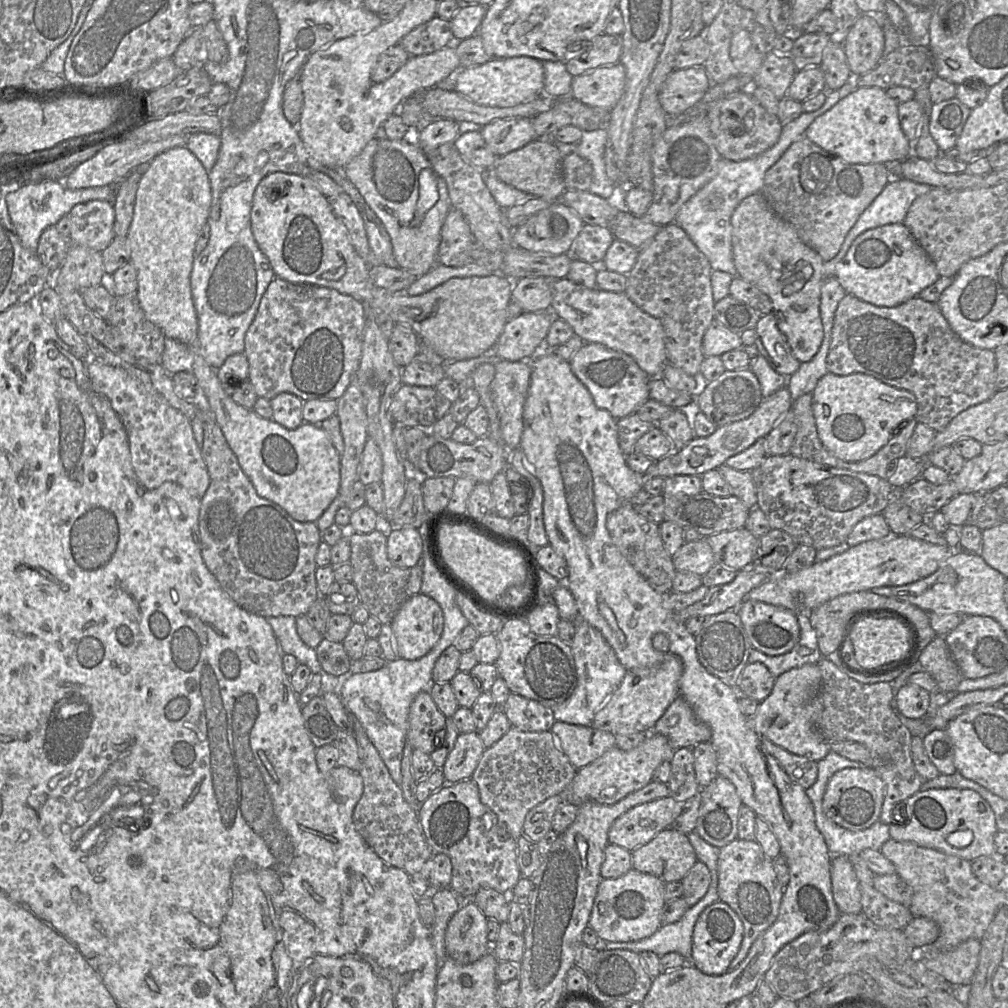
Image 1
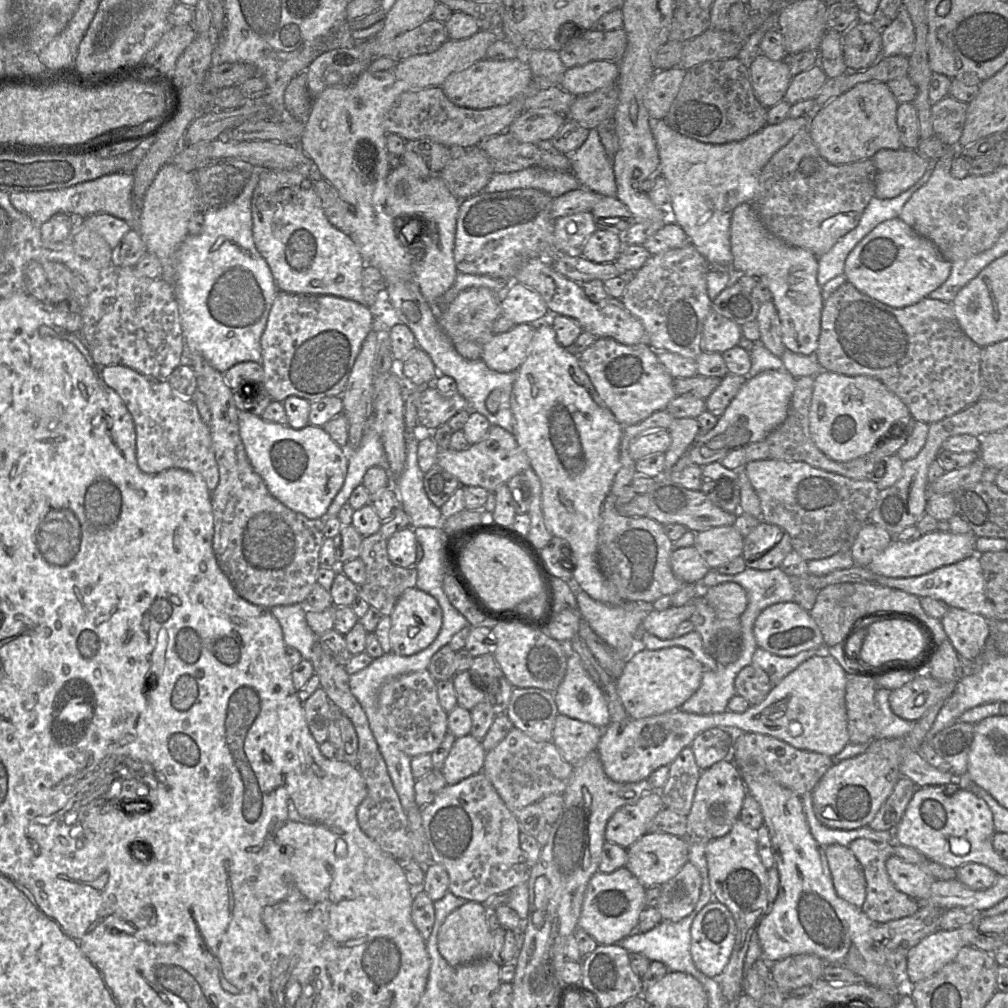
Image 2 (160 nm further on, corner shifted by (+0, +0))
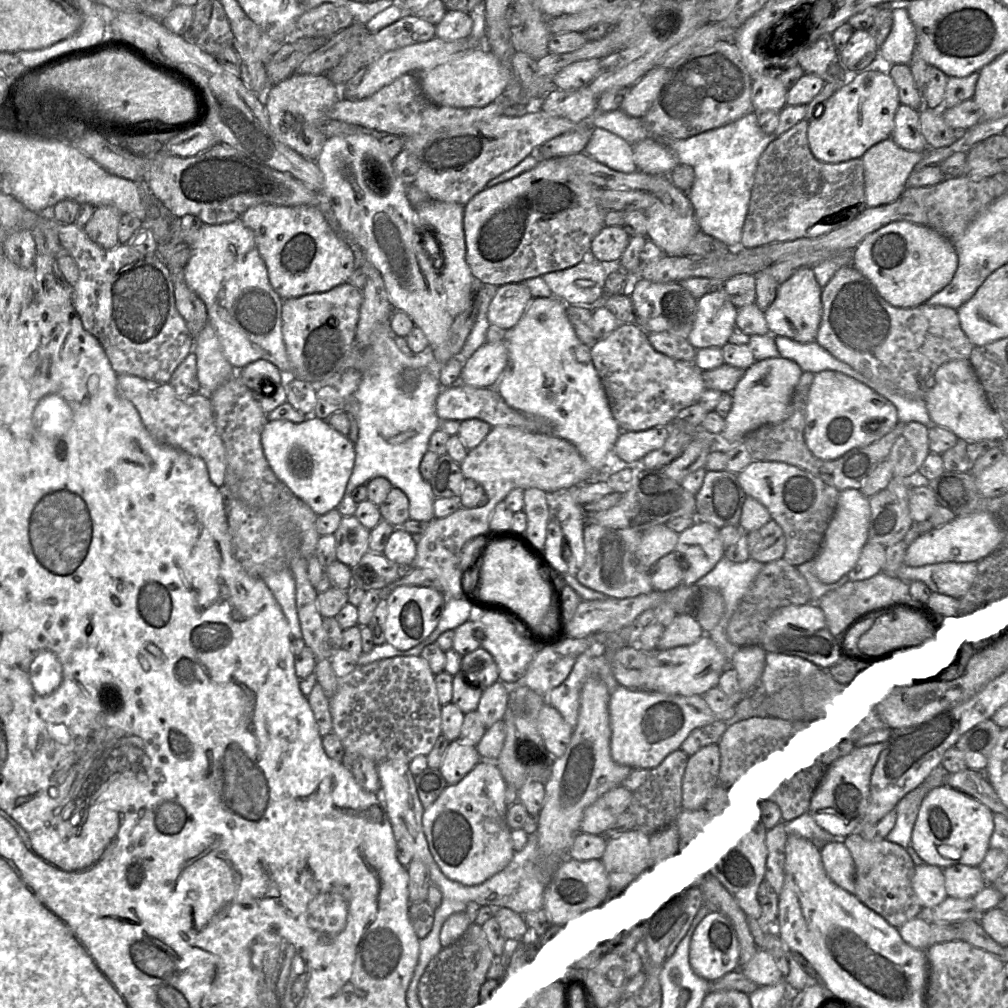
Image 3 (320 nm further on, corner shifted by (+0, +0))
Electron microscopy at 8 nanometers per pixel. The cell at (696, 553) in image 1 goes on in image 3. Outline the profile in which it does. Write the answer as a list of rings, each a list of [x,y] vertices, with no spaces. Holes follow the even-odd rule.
[[[672,552],[662,557],[651,569],[654,591],[666,592],[684,583],[684,570],[680,566],[681,556]]]

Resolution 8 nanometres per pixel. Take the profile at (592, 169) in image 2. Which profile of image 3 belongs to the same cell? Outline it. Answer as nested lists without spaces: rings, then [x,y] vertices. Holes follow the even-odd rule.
[[[593,127],[585,154],[611,170],[634,173],[637,170],[633,160],[632,145],[619,136],[599,127]]]

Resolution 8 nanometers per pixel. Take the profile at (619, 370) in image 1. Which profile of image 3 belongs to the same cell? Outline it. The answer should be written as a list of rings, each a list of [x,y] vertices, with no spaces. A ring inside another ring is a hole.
[[[620,324],[591,347],[591,359],[605,390],[611,412],[622,432],[667,426],[685,407],[697,403],[706,390],[695,362],[670,358],[651,345],[637,324]]]

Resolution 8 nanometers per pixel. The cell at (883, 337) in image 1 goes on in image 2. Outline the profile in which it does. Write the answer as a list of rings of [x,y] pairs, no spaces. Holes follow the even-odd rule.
[[[846,281],[823,303],[820,322],[820,335],[815,357],[821,365],[823,371],[834,372],[847,376],[867,375],[880,380],[890,391],[895,393],[903,401],[915,421],[922,421],[927,424],[932,424],[964,410],[981,398],[982,387],[980,364],[982,349],[982,347],[978,346],[963,332],[957,321],[951,303],[924,298],[911,306],[896,309],[861,293],[852,284]]]

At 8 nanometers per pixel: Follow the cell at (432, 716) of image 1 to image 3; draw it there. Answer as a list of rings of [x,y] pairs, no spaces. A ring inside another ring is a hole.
[[[411,656],[386,658],[364,666],[357,665],[351,673],[338,678],[336,693],[330,699],[330,713],[333,726],[332,733],[340,739],[344,751],[359,754],[376,764],[389,759],[401,760],[409,763],[417,756],[427,756],[433,749],[438,738],[442,735],[441,709],[442,706],[439,702],[435,683],[435,674],[432,672],[428,662],[423,657]]]

